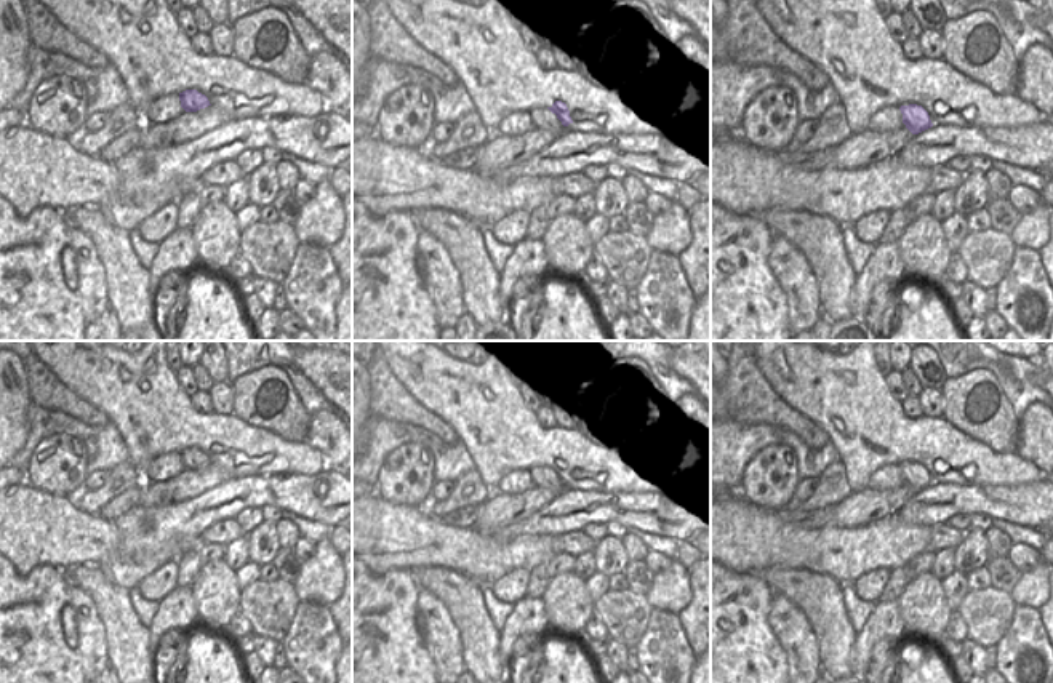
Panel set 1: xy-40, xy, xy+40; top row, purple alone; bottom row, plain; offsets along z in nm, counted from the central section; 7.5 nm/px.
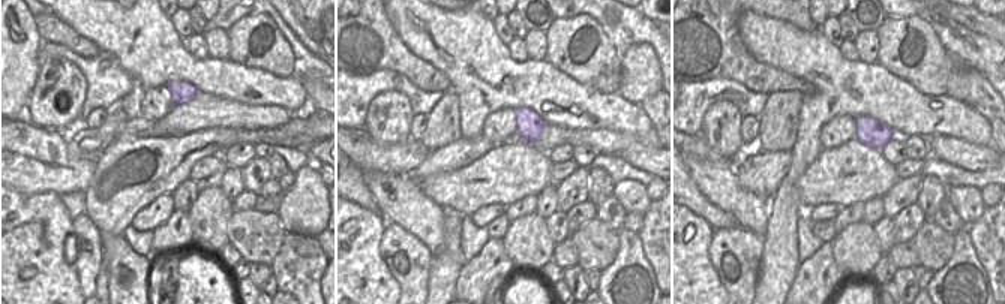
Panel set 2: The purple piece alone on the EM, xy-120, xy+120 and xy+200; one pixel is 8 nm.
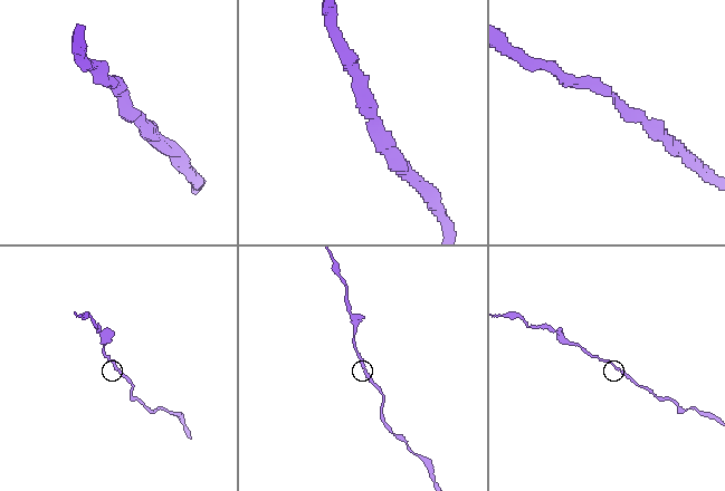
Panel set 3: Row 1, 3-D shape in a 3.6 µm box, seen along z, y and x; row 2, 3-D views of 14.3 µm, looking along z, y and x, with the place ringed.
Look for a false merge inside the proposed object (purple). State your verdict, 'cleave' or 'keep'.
keep

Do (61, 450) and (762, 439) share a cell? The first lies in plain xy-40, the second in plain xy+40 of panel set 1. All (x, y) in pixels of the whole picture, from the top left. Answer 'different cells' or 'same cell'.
different cells

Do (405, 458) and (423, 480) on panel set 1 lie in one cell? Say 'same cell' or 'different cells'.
same cell

